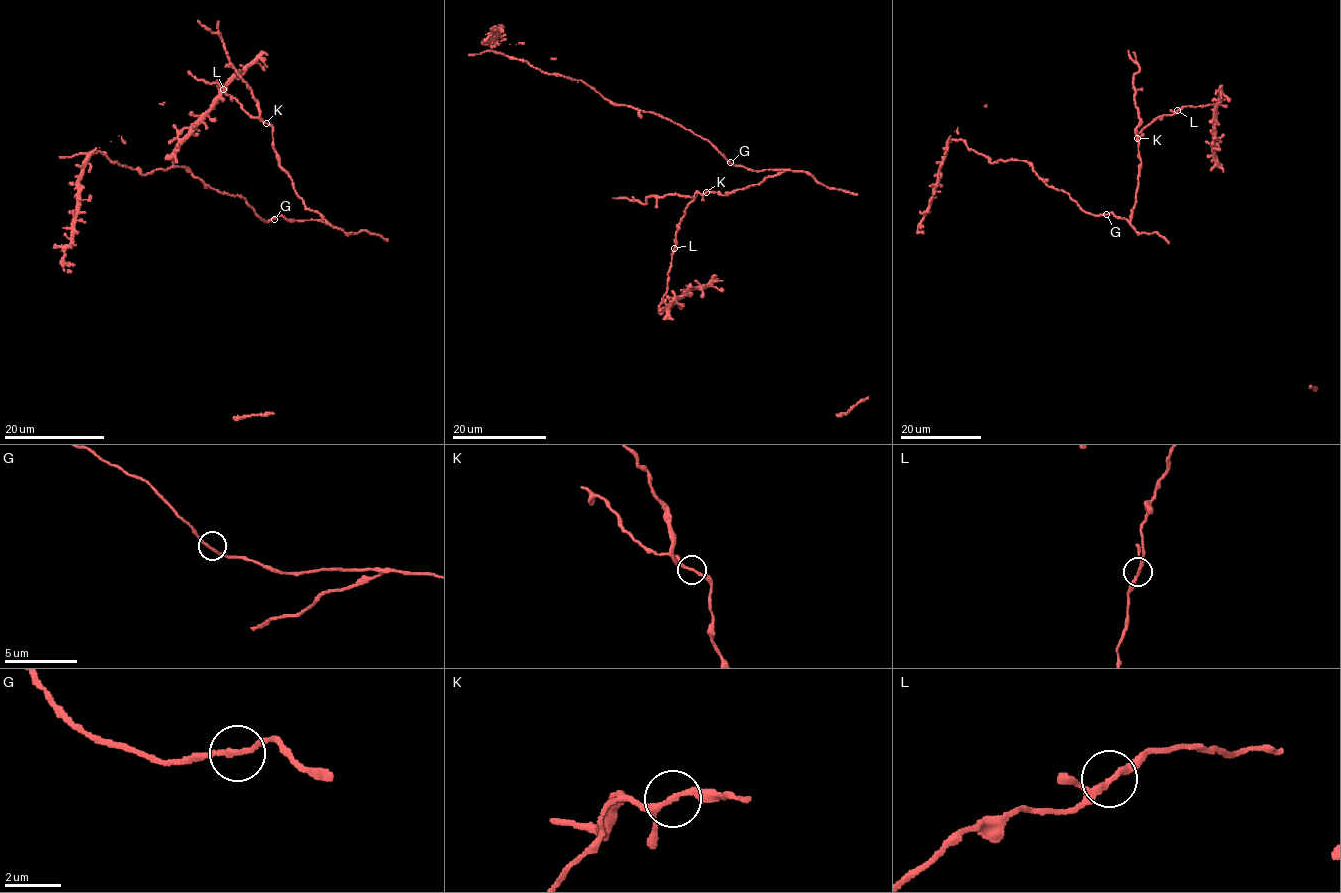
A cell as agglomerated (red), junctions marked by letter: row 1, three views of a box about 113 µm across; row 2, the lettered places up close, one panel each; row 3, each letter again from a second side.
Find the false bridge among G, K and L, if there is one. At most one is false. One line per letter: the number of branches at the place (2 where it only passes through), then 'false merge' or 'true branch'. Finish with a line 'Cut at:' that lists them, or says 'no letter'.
G: 2 | true branch
K: 3 | true branch
L: 3 | true branch
Cut at: no letter

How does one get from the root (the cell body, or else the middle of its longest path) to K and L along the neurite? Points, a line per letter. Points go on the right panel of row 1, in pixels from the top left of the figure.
K: (1107, 214), (1112, 213), (1130, 220), (1141, 163), (1137, 138)
L: (1107, 214), (1112, 213), (1130, 220), (1141, 163), (1136, 133), (1157, 118), (1172, 115), (1177, 110)

